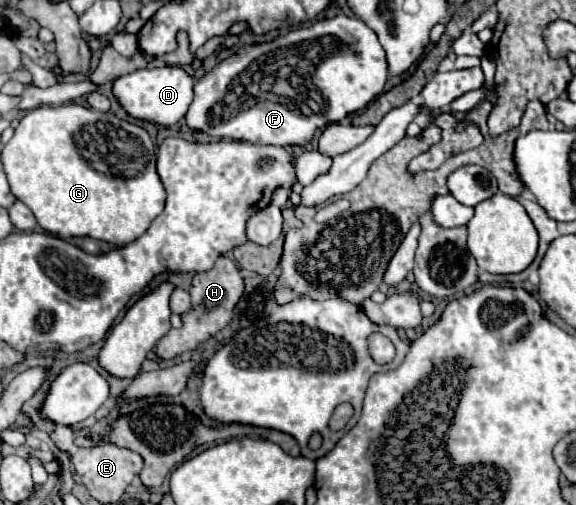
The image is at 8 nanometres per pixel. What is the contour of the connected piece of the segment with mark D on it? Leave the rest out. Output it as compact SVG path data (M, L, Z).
M166 65L166 67L154 67L154 69L140 69L130 75L124 75L114 81L112 91L114 91L116 99L120 101L120 107L128 115L170 127L186 115L186 111L194 99L192 87L194 87L192 75L188 75L182 67Z

